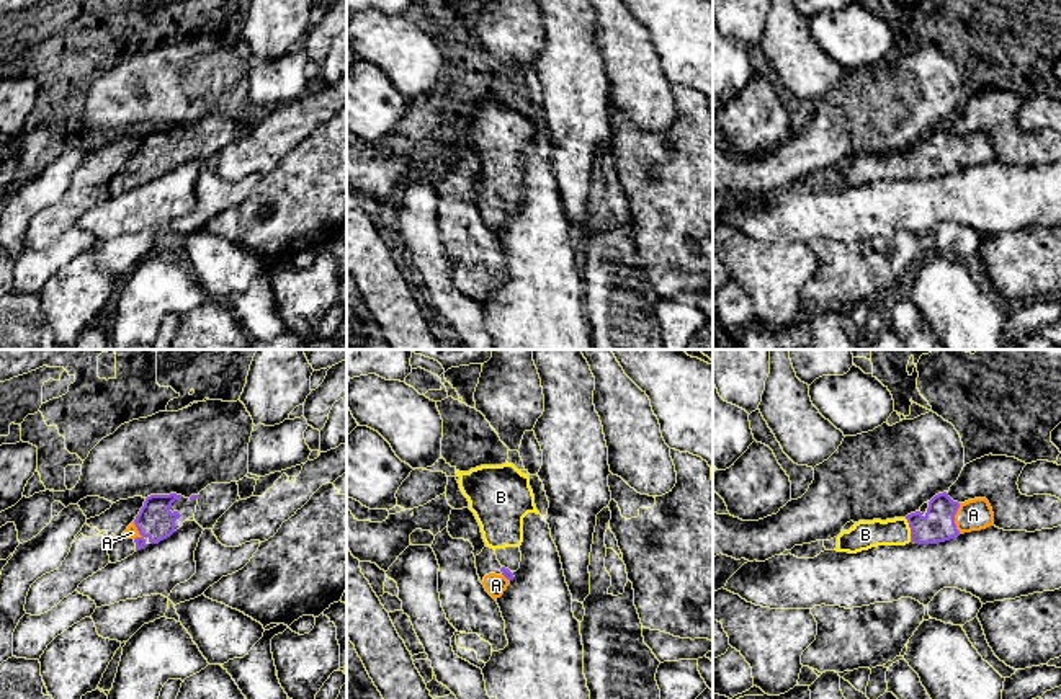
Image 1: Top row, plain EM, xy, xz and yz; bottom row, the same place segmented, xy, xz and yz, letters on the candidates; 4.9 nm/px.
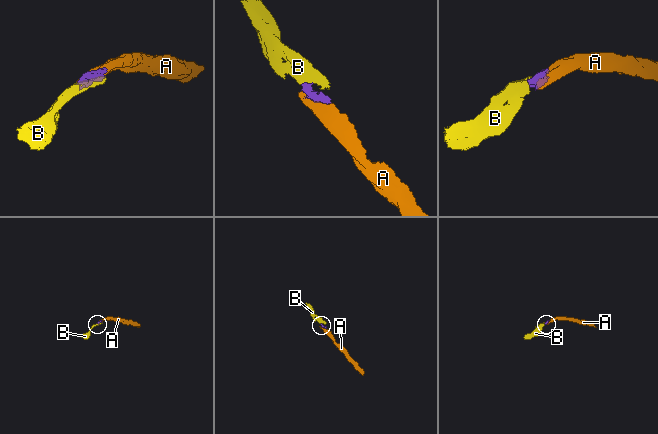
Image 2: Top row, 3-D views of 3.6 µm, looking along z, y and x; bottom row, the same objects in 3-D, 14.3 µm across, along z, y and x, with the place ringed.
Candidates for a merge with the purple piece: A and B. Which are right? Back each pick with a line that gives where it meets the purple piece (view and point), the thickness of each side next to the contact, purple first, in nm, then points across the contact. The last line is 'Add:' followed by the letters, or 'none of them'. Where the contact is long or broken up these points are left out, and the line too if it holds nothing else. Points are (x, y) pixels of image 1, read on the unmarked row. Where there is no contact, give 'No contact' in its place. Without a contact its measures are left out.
A: Touches purple at yz (953, 152). Thickness 160 nm (purple) against 160 nm
B: Touches purple at yz (911, 164). Thickness 160 nm (purple) against 140 nm. Path across: yz (939, 159), (931, 164), (911, 164), (865, 169)
Add: A, B

